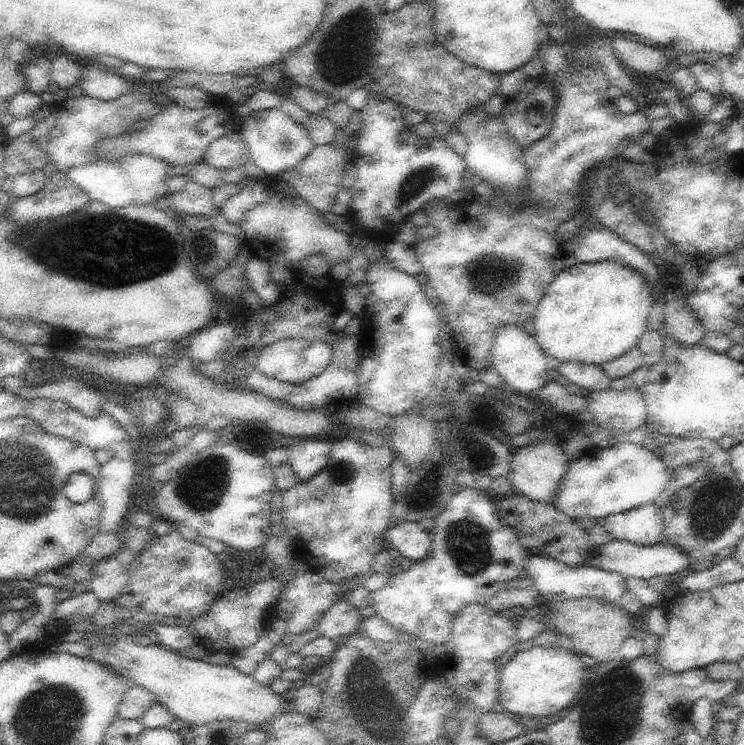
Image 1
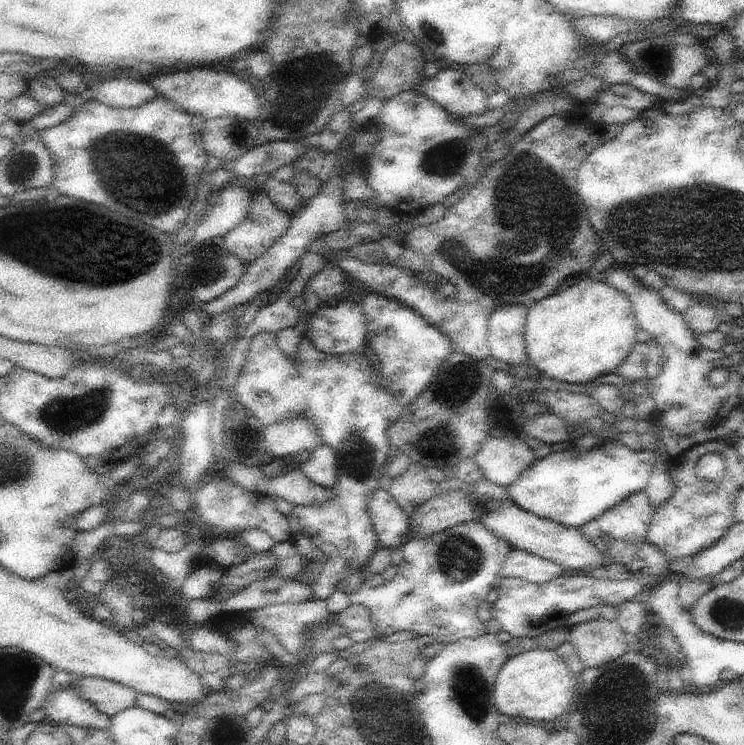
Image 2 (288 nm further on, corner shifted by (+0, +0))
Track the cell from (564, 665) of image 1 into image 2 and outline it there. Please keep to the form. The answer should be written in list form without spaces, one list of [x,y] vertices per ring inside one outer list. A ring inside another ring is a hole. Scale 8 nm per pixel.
[[[527,650],[503,664],[495,678],[493,700],[499,714],[529,718],[533,722],[549,726],[551,720],[555,720],[569,708],[577,680],[579,676],[569,670],[565,660],[557,656],[555,650]]]

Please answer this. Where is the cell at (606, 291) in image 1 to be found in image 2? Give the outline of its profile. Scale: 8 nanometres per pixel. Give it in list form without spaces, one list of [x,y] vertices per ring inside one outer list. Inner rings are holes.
[[[581,276],[567,284],[561,292],[555,292],[527,310],[525,324],[525,348],[529,362],[545,376],[587,386],[597,376],[617,374],[619,366],[635,344],[635,332],[639,324],[635,320],[633,304],[625,292],[613,288],[609,282],[593,282],[589,276]]]

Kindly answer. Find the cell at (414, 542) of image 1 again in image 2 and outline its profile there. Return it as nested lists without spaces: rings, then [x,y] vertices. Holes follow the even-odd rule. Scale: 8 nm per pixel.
[[[377,488],[369,500],[369,516],[373,520],[373,528],[381,548],[399,550],[403,542],[409,540],[411,518],[399,508],[391,492]]]

